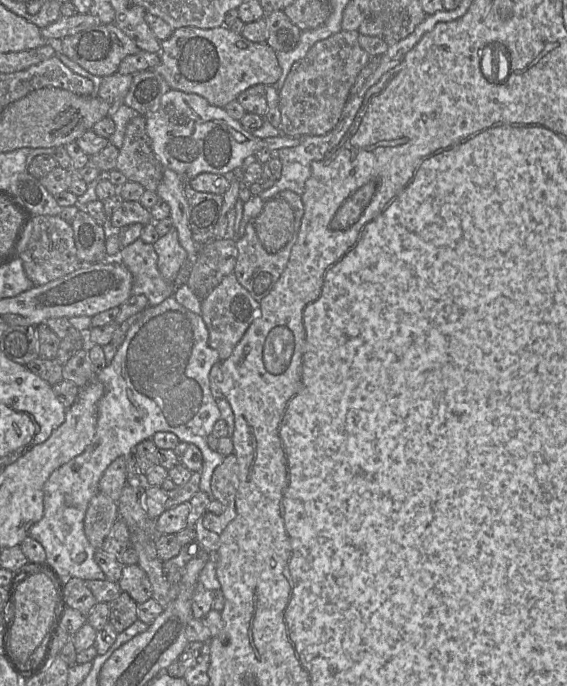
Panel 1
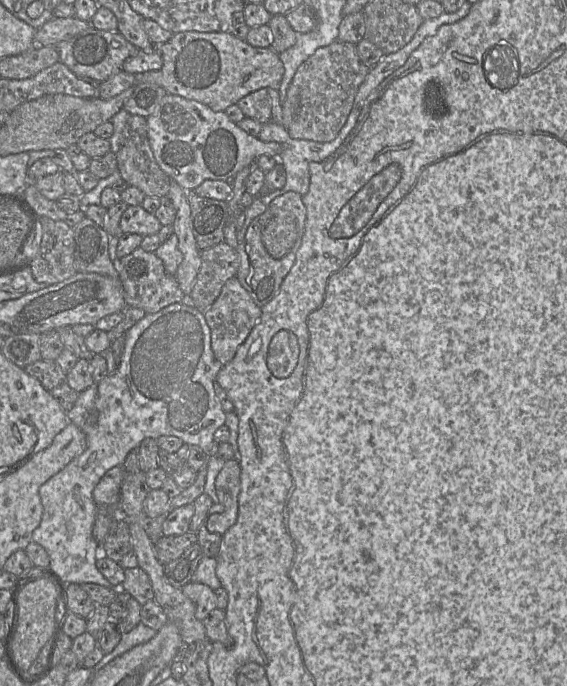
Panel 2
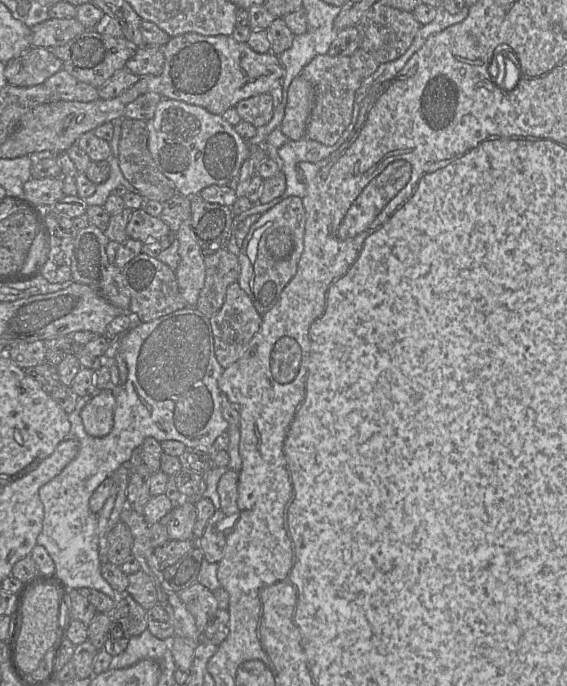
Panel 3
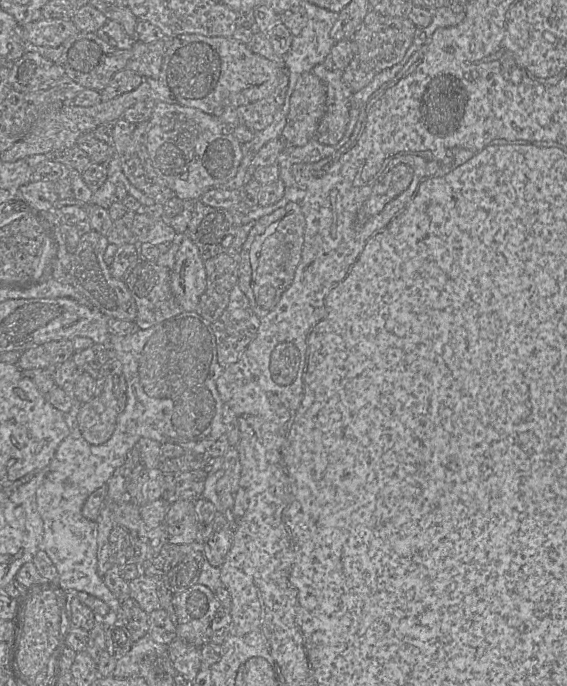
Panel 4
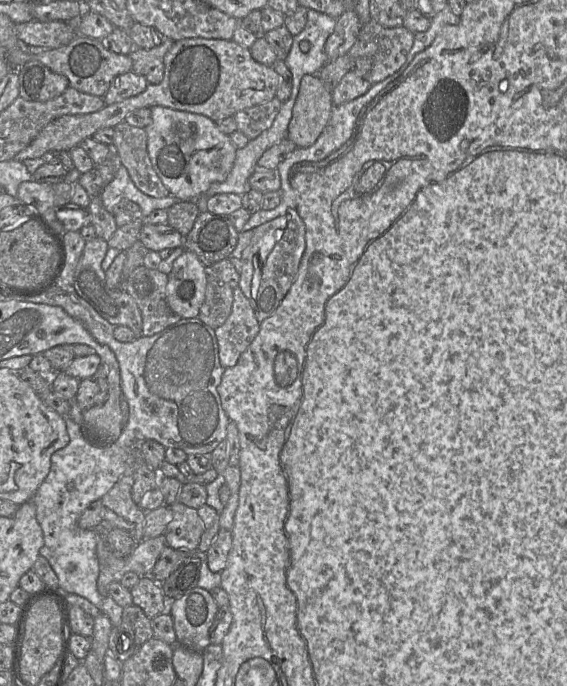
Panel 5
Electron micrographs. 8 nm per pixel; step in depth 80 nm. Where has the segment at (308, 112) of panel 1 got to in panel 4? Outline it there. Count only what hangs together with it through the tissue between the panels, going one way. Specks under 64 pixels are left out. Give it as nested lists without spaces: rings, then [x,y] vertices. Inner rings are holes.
[[[323,63],[311,72],[326,87],[326,109],[314,138],[322,144],[335,145],[344,135],[350,118],[353,92],[343,80],[343,71],[328,69]]]

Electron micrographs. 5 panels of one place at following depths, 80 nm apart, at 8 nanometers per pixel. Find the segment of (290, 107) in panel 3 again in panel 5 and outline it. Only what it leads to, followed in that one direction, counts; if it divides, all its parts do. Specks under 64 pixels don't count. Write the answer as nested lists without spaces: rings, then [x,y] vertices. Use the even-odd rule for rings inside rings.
[[[317,74],[302,77],[286,137],[298,148],[314,144],[327,126],[334,107],[332,89]]]

